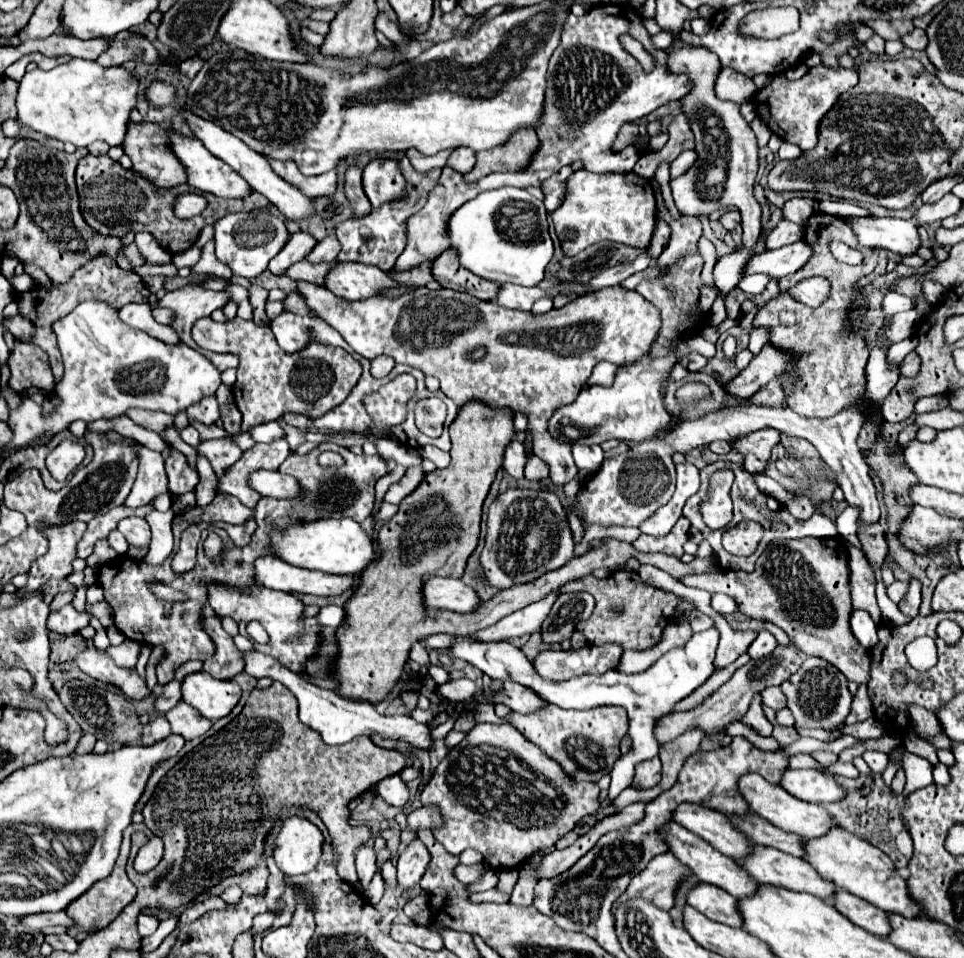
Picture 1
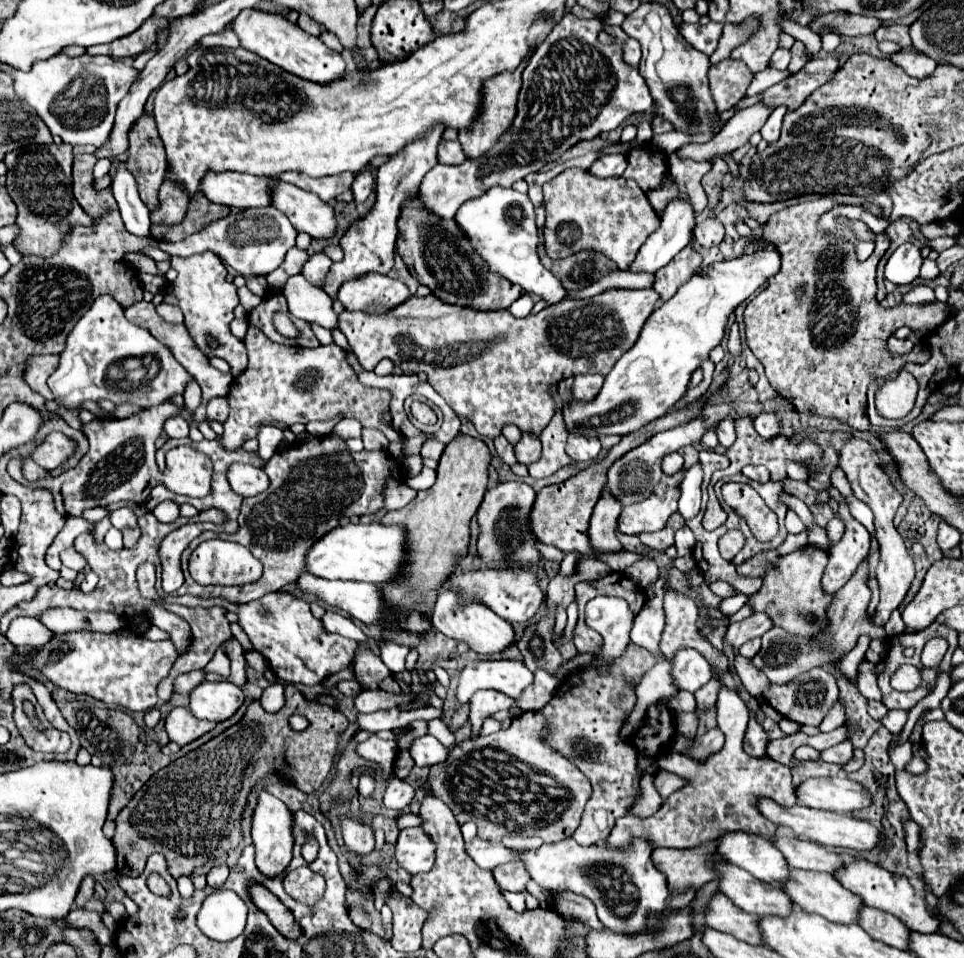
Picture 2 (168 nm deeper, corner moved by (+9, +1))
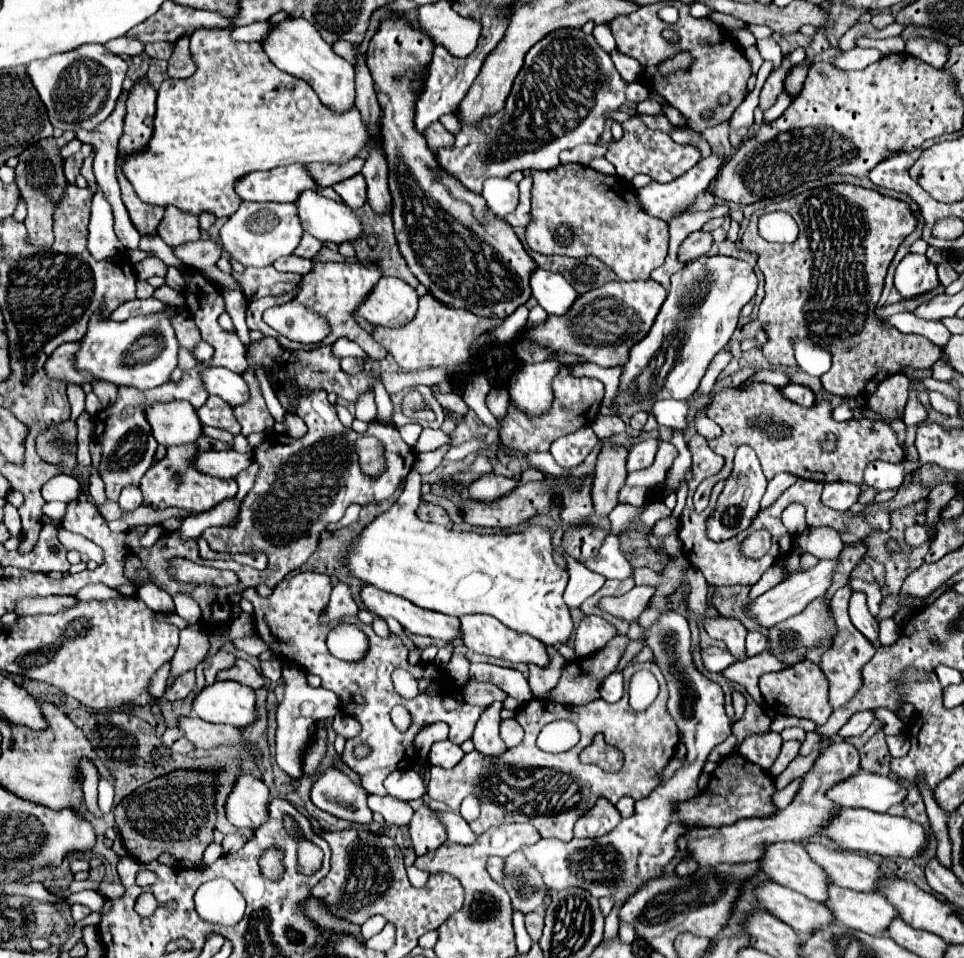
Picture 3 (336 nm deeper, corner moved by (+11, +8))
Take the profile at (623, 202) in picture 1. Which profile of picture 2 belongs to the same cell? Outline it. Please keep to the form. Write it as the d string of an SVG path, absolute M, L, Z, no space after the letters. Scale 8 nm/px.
M567 169L543 185L543 195L547 211L543 237L551 259L593 249L615 261L619 269L627 269L645 239L659 227L659 217L633 179L599 179L583 169Z

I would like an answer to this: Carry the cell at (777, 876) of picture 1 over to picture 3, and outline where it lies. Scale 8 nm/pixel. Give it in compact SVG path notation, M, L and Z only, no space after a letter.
M835 884L829 886L827 906L831 906L831 912L839 924L871 936L885 934L889 924L899 918L899 912L887 902L885 896L863 896L863 892L851 892Z

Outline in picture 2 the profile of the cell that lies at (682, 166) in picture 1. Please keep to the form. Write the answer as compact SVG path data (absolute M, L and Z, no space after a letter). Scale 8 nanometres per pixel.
M753 105L739 113L735 113L723 129L707 143L687 143L679 147L675 153L681 155L681 159L693 159L693 161L711 161L717 155L731 153L743 145L749 143L751 135L757 133L767 117L771 115L771 109L765 105Z

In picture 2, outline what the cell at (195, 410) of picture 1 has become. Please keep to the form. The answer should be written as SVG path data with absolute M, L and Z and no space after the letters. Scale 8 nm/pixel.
M191 381L191 383L185 387L183 399L185 399L185 407L187 407L189 411L195 411L195 409L201 405L203 395L201 395L201 389L199 389L199 385L197 385L195 381Z

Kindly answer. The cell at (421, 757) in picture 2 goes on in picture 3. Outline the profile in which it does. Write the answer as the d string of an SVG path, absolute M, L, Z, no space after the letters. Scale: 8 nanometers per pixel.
M449 740L435 742L431 746L431 752L429 752L431 764L433 766L441 766L441 768L453 768L453 766L457 766L463 756L465 756L465 752L461 750L461 746L451 744Z

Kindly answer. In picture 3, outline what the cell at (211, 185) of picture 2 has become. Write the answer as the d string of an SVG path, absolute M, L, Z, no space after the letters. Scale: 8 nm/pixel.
M303 164L253 172L237 184L241 200L253 202L297 202L303 190L319 190L317 182Z

